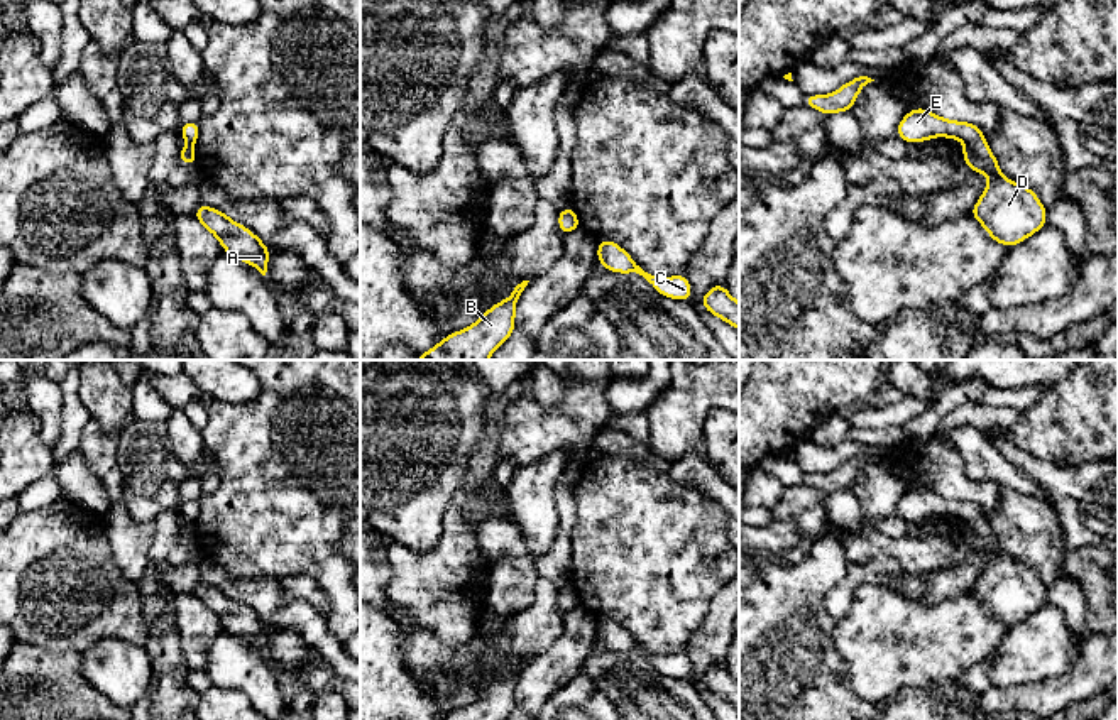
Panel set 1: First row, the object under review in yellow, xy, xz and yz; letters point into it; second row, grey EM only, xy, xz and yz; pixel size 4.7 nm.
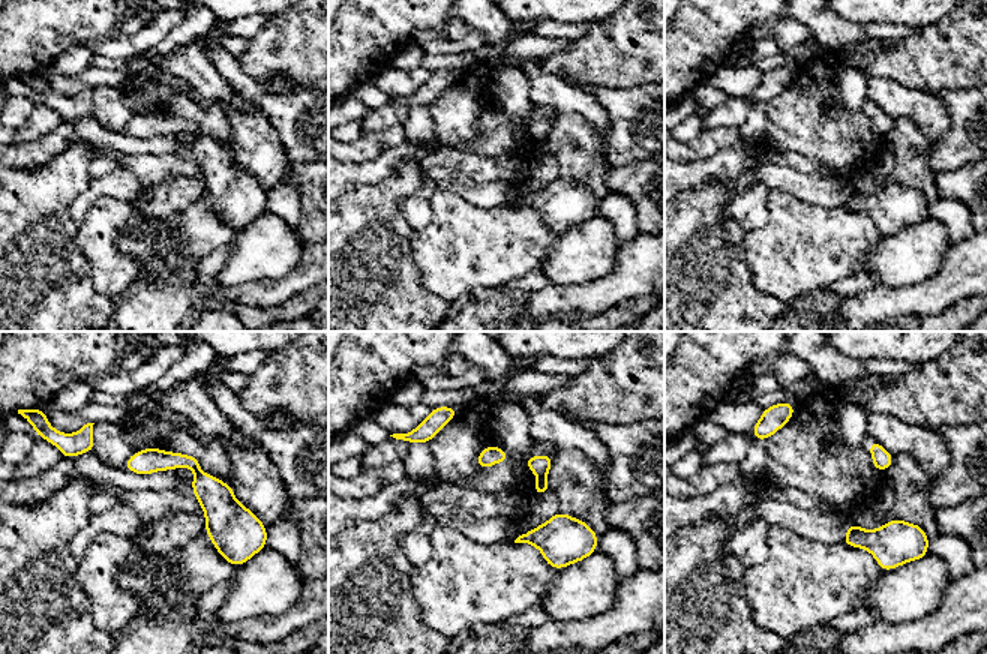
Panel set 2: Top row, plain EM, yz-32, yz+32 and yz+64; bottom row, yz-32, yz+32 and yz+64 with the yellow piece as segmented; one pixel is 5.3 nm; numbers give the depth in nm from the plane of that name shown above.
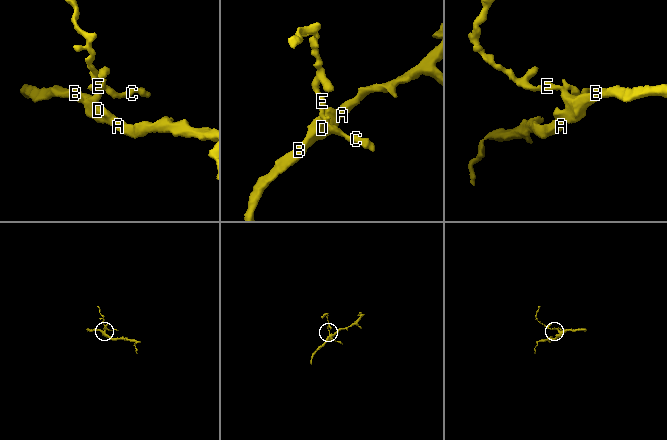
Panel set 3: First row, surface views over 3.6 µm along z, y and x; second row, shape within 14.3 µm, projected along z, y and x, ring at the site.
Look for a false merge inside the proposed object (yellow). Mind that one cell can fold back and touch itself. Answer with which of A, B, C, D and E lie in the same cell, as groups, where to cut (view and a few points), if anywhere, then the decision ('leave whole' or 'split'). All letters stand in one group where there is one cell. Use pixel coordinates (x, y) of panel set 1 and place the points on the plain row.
A B C D E | no cut | leave whole

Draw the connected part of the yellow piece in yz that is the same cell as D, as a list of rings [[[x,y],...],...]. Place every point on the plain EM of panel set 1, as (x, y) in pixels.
[[[917,485],[898,500],[896,515],[908,522],[934,515],[959,517],[964,522],[962,539],[967,548],[989,556],[989,563],[967,593],[974,595],[996,622],[1018,624],[1045,605],[1047,586],[1037,571],[1003,554],[978,504],[947,499]]]

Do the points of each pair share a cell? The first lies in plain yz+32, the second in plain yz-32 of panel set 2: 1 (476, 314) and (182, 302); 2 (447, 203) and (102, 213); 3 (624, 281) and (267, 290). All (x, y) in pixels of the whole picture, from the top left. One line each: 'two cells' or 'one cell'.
1: one cell
2: one cell
3: one cell

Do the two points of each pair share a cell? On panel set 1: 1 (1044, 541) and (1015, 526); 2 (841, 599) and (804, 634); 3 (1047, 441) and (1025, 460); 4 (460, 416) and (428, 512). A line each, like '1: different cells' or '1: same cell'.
1: same cell
2: different cells
3: different cells
4: same cell

